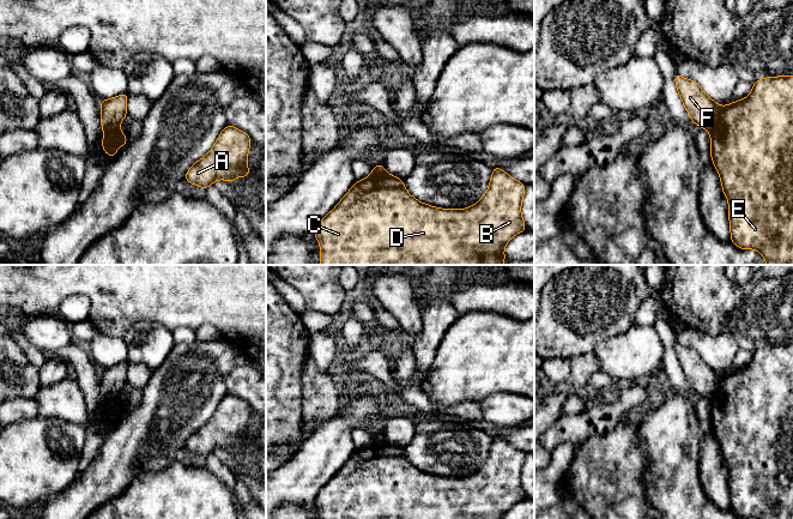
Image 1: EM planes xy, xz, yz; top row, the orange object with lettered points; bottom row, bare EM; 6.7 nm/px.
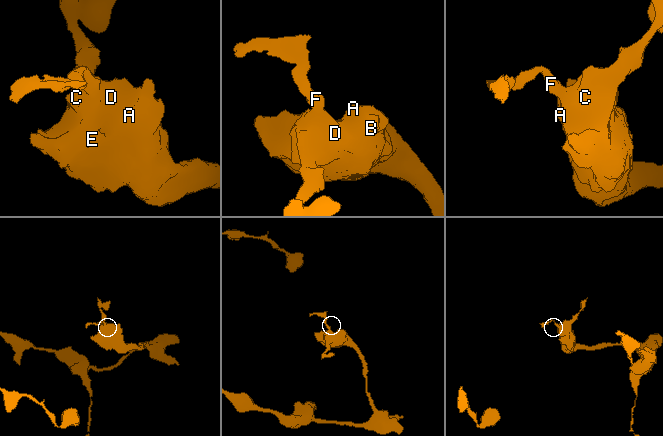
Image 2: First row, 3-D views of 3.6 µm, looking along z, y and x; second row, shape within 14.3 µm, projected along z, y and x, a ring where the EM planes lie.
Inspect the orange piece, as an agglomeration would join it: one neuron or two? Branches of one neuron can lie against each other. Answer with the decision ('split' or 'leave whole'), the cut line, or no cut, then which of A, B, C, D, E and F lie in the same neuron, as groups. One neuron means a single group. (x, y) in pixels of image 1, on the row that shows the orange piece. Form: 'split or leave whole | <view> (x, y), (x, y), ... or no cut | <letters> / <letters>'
split | yz (721, 107), (715, 122), (708, 130) | A B C D E / F

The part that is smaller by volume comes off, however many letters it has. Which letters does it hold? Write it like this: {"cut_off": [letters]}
{"cut_off": ["F"]}

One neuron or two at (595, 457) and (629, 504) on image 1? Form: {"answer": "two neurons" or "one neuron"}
{"answer": "one neuron"}

